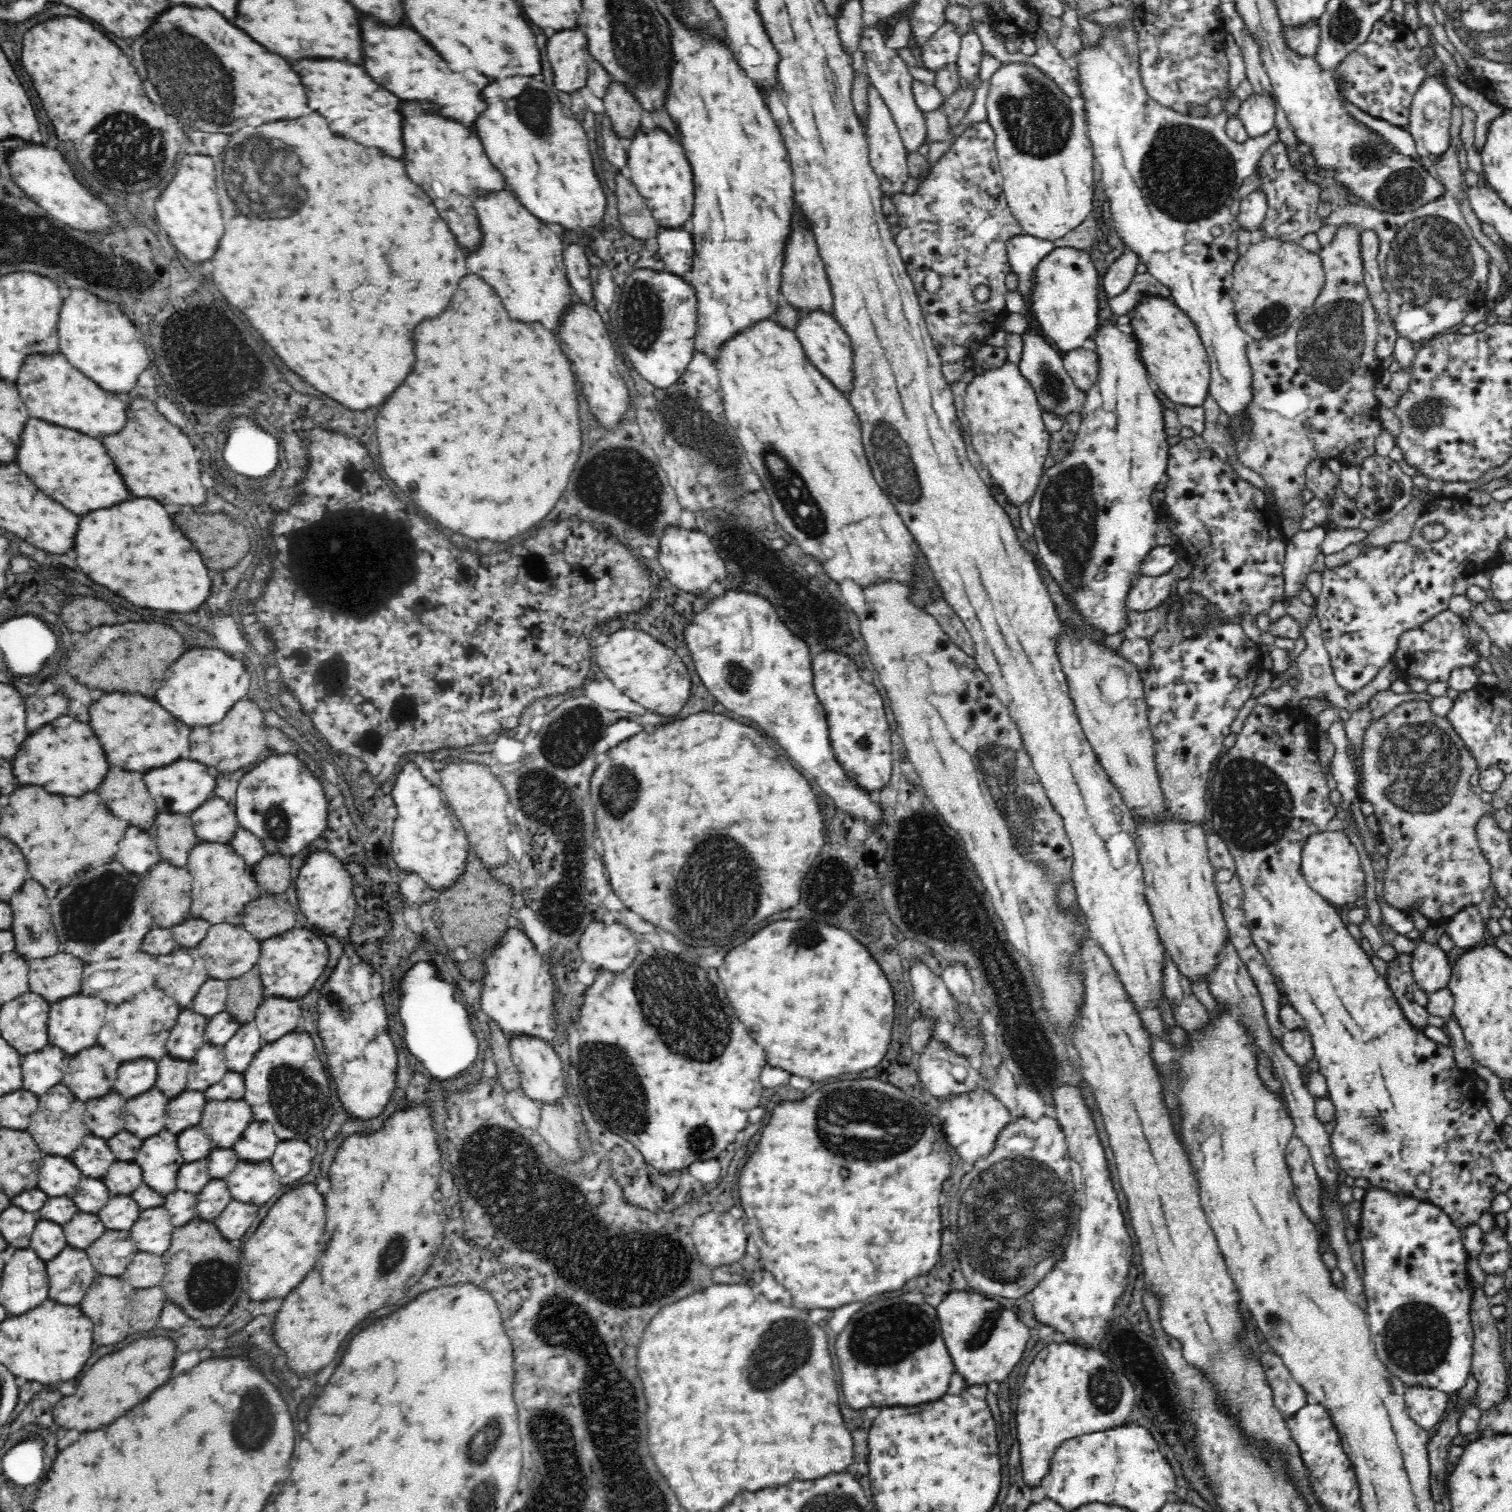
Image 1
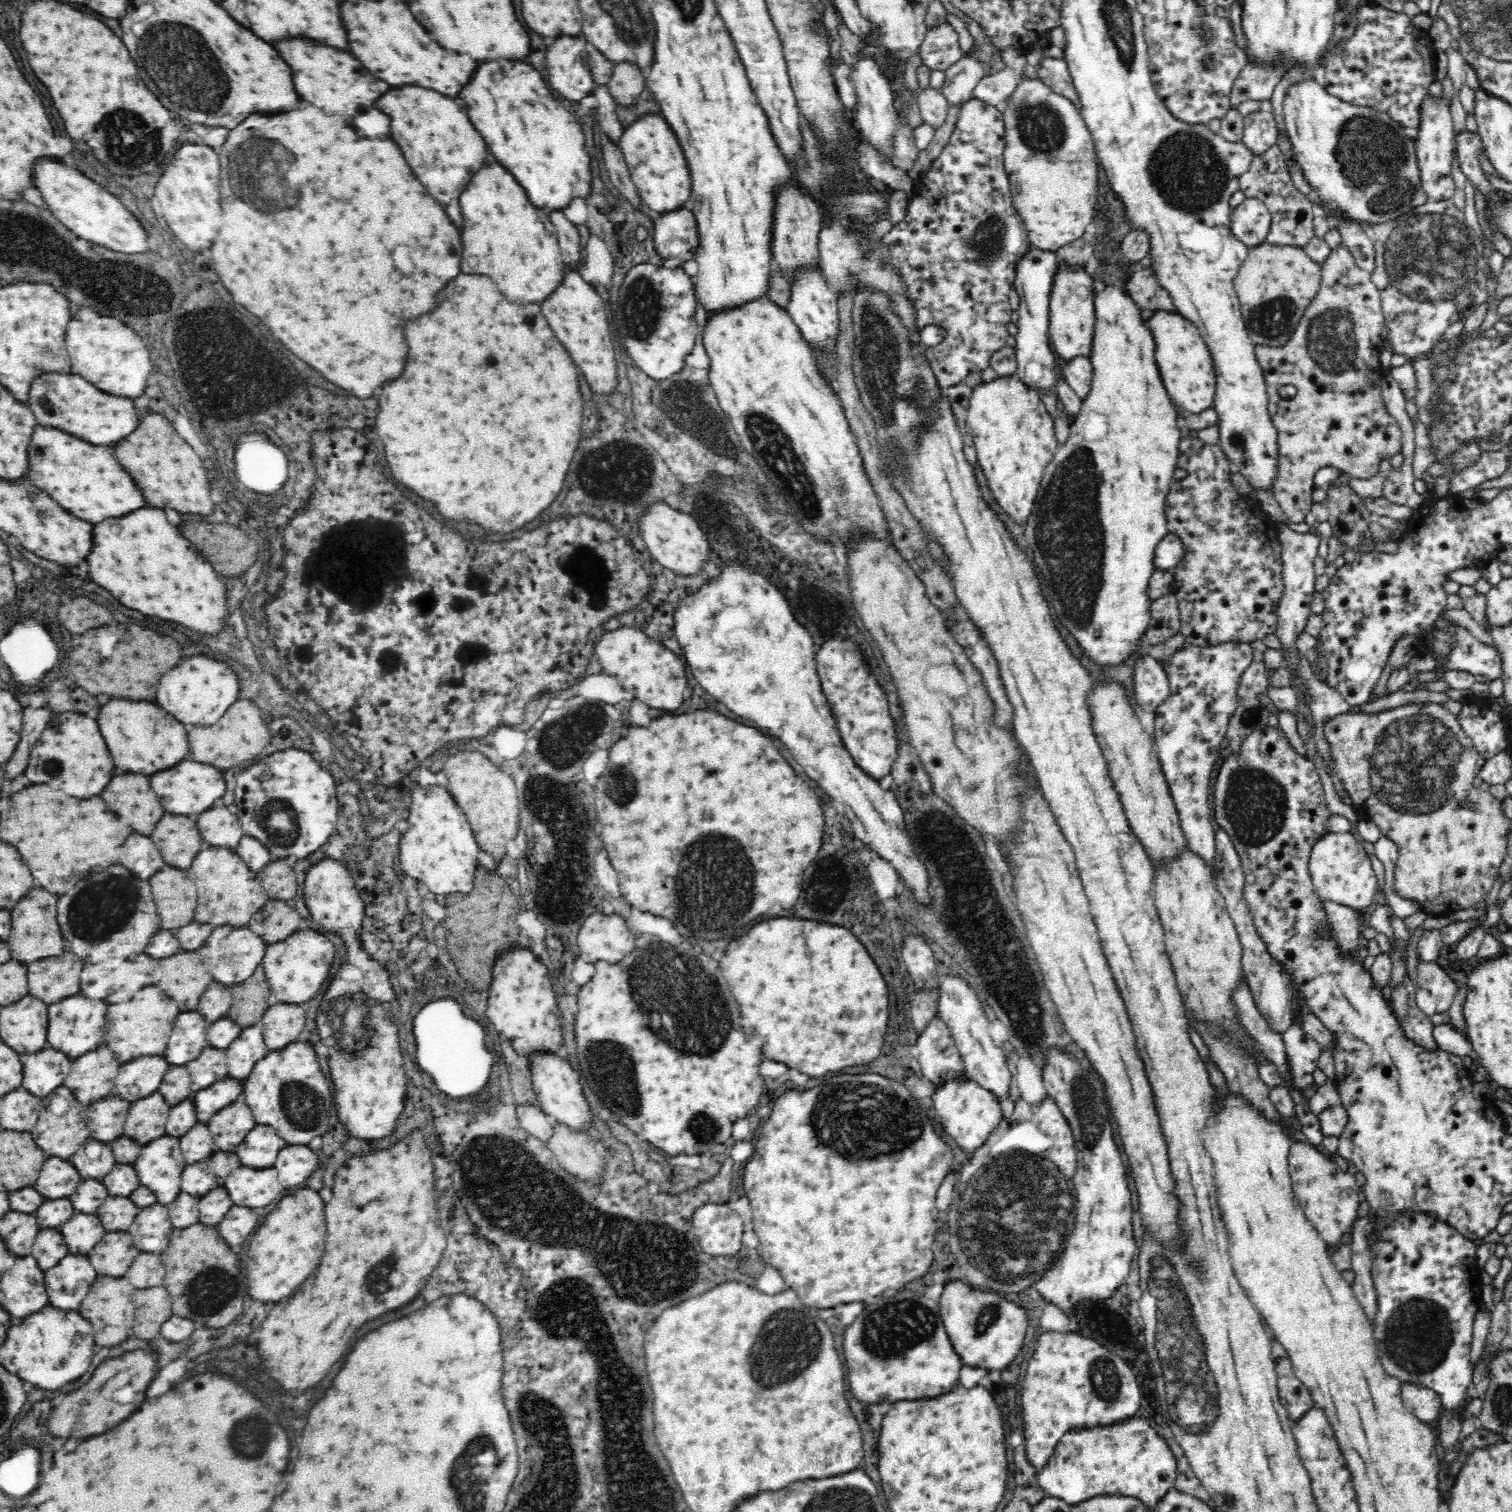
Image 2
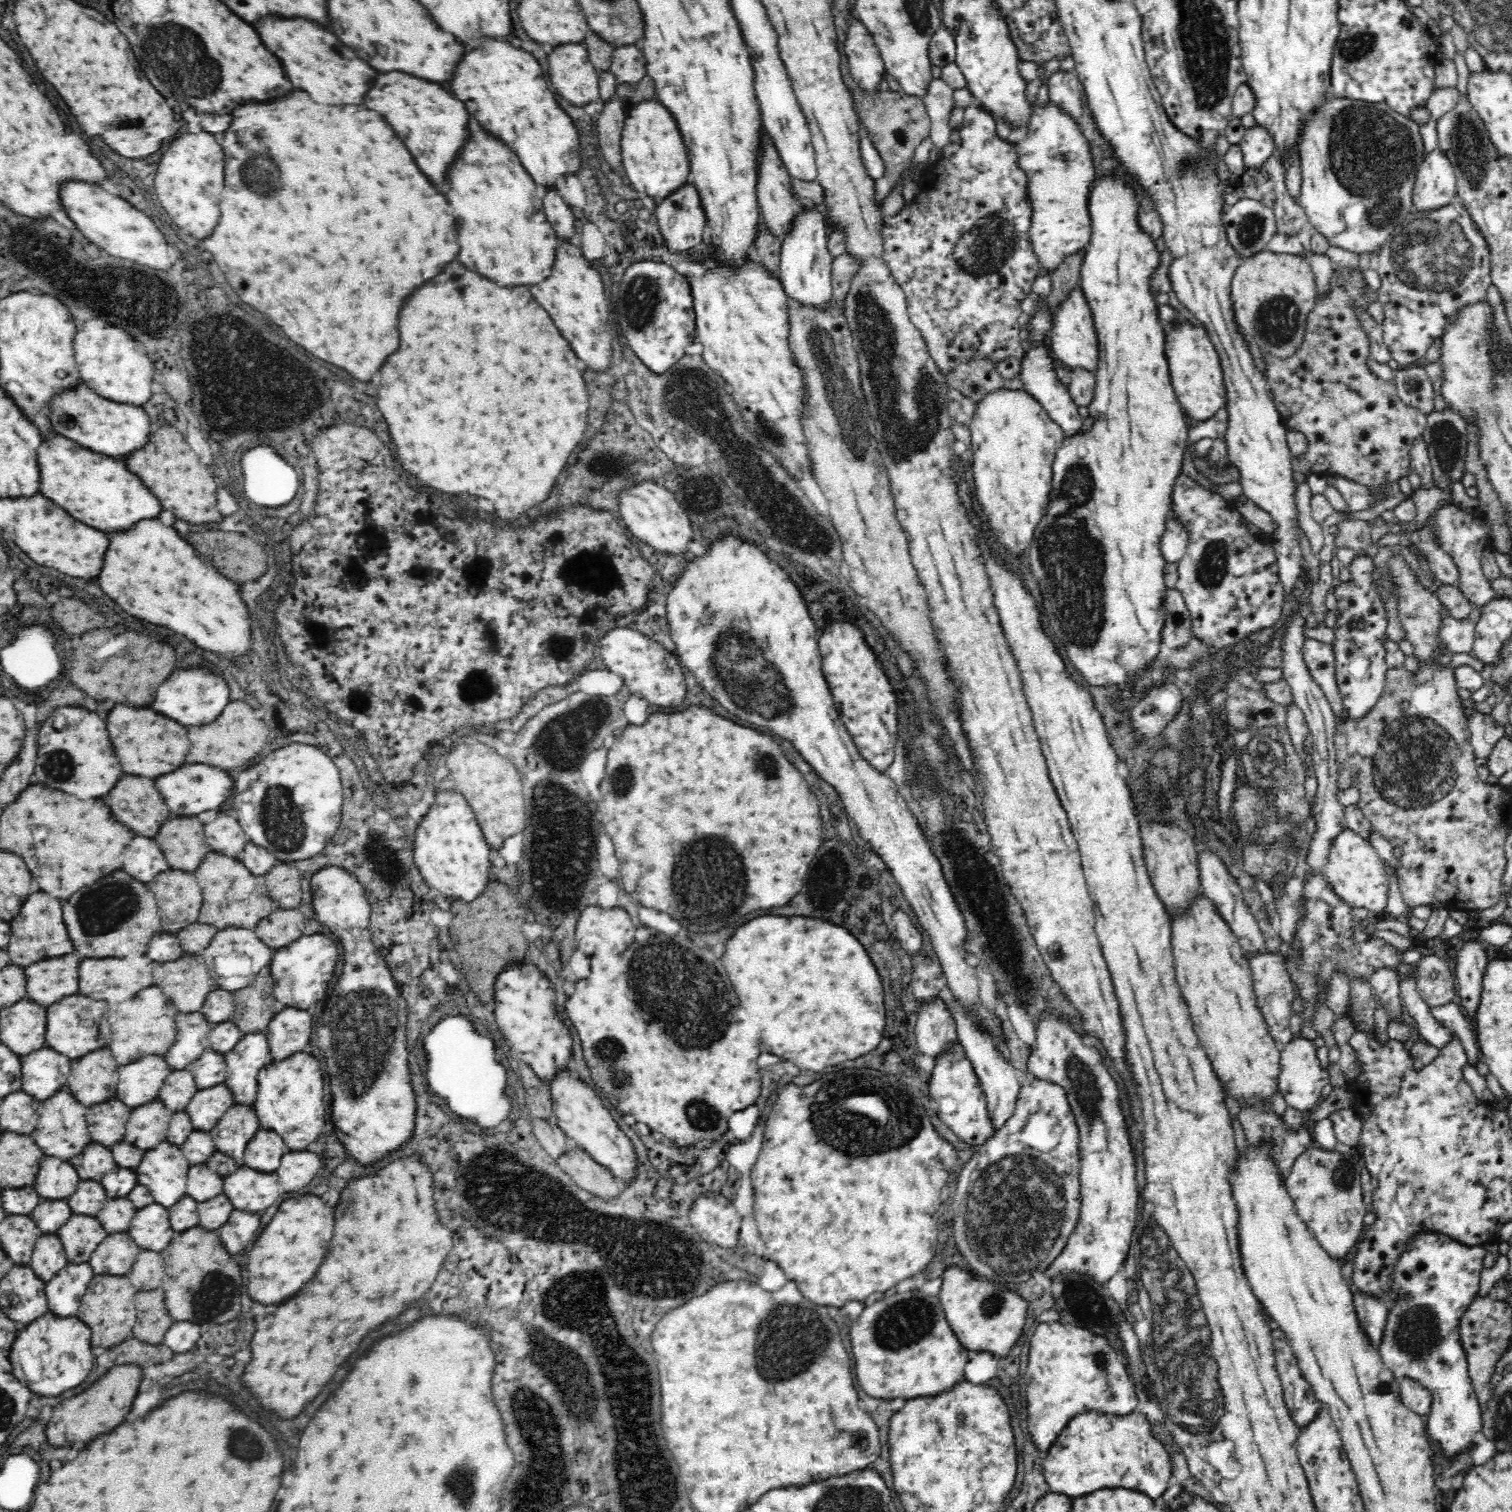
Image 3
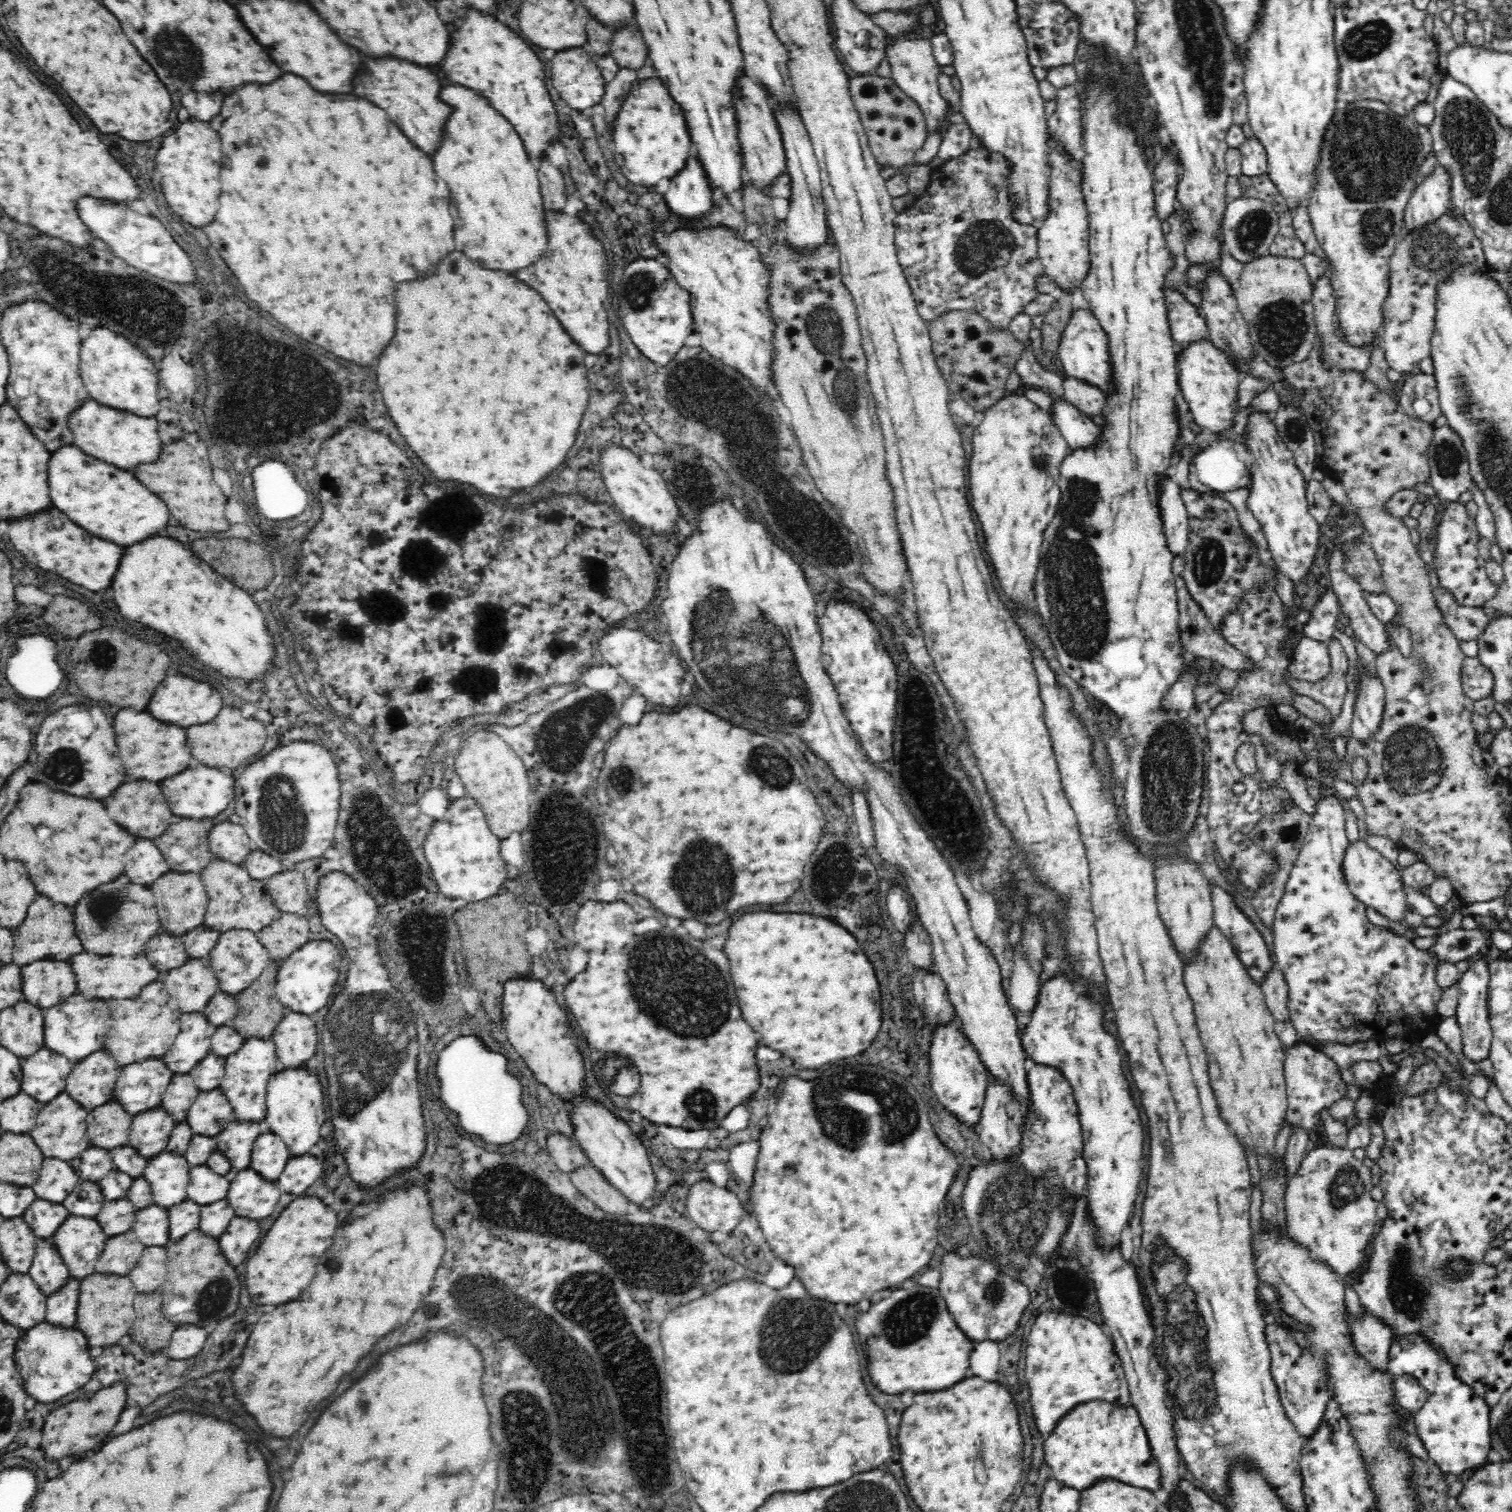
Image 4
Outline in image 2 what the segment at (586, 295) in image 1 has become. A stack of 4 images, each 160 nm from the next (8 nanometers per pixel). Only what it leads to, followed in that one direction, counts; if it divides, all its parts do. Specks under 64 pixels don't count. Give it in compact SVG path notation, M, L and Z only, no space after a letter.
M552 209L548 211L548 213L551 223L555 229L558 230L558 240L560 242L559 247L562 248L562 258L564 258L564 262L566 262L568 266L572 266L572 269L574 269L574 264L580 262L580 235L578 235L578 229L576 229L576 225L566 217L562 209Z

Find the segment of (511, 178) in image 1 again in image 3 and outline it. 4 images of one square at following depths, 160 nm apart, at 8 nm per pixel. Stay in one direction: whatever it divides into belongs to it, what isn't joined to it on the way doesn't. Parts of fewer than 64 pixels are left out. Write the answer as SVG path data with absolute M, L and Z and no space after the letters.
M482 34L478 46L470 48L454 66L450 88L466 102L470 114L478 116L490 132L498 132L498 137L504 136L506 143L514 146L514 153L541 191L556 185L560 176L575 173L580 166L577 130L572 119L556 106L552 92L546 88L542 66L530 52Z

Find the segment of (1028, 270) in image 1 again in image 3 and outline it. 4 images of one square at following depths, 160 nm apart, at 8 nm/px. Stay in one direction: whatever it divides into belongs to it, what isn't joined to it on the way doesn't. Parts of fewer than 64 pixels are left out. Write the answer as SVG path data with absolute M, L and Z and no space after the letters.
M1034 297L1035 300L1041 302L1041 312L1036 317L1030 318L1030 325L1028 326L1029 338L1026 342L1032 342L1032 346L1029 350L1026 350L1021 362L1019 377L1022 380L1023 390L1030 393L1044 407L1049 417L1062 428L1066 438L1077 436L1083 432L1082 424L1085 424L1086 420L1080 416L1079 406L1074 402L1067 386L1059 381L1056 373L1054 373L1054 358L1050 355L1047 345L1047 335L1053 327L1053 318L1048 313L1048 307L1044 303L1045 298Z

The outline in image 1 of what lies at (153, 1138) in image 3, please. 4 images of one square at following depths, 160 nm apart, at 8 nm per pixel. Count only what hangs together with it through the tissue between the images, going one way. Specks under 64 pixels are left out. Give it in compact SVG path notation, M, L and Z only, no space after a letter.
M152 1088L150 1092L138 1096L138 1100L128 1100L126 1104L126 1130L138 1138L150 1138L164 1130L168 1098Z

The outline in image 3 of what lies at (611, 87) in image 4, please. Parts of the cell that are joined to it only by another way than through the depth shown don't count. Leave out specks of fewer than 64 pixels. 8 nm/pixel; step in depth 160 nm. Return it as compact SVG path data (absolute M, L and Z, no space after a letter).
M615 94L608 102L603 102L602 112L597 120L600 150L611 168L621 175L621 132L626 109L622 96Z

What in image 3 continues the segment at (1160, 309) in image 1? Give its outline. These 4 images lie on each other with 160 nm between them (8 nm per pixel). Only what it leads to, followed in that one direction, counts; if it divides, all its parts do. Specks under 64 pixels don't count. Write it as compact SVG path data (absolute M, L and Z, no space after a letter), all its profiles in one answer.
M1189 322L1176 324L1176 326L1167 326L1166 331L1166 357L1169 358L1169 368L1174 392L1185 414L1188 414L1194 420L1199 420L1199 422L1206 422L1212 416L1216 416L1218 410L1226 407L1226 402L1228 401L1226 383L1224 383L1225 370L1223 370L1220 353L1218 353L1207 332L1202 328L1190 326Z

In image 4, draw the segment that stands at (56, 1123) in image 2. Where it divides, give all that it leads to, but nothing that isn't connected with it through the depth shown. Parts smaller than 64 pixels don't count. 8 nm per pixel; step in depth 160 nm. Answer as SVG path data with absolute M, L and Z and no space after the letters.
M66 1094L58 1096L54 1102L42 1107L38 1114L38 1124L30 1134L48 1158L72 1160L80 1152L90 1148L90 1140L86 1138L86 1110Z

